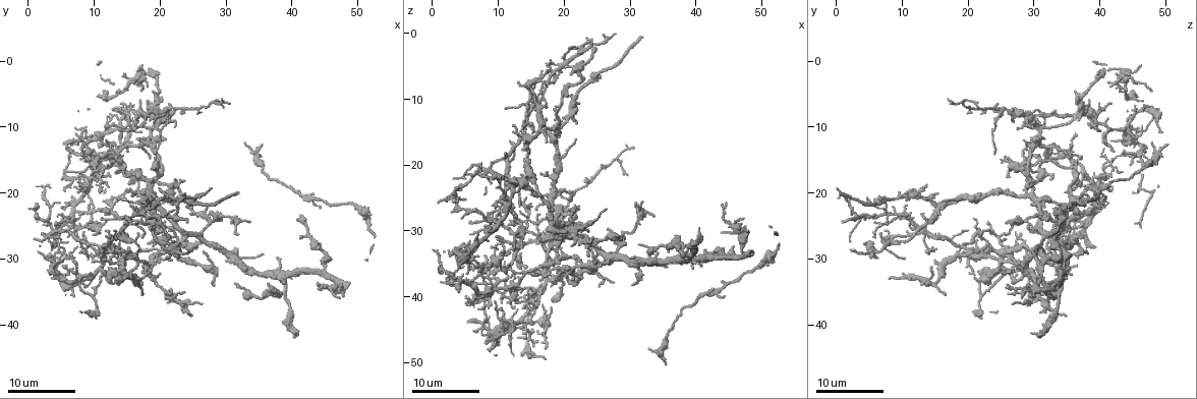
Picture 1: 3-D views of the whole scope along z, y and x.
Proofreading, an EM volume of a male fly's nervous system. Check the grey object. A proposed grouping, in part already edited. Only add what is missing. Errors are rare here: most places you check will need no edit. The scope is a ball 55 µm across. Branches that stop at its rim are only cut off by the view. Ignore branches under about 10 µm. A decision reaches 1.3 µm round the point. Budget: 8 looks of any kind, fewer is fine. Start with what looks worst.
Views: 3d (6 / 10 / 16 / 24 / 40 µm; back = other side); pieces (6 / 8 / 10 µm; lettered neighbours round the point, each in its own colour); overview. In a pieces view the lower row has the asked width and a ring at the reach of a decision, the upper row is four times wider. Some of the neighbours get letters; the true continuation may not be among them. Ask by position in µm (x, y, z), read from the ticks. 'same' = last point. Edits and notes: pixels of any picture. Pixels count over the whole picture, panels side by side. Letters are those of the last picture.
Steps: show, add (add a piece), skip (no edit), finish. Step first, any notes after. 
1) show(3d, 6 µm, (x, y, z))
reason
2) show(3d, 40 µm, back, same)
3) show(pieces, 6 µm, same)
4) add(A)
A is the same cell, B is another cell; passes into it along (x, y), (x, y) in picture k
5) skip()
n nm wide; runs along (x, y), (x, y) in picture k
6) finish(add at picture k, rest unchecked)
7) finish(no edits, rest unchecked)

show(3d, 24 µm, (15.0, 19.5, 28.5))
thin end

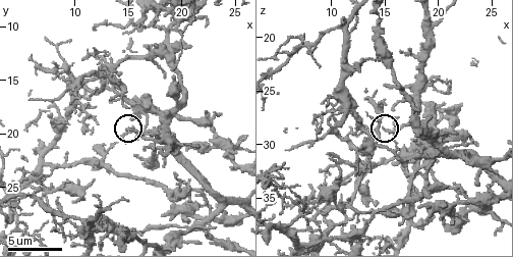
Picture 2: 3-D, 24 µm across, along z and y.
show(pieces, 6 µm, same)

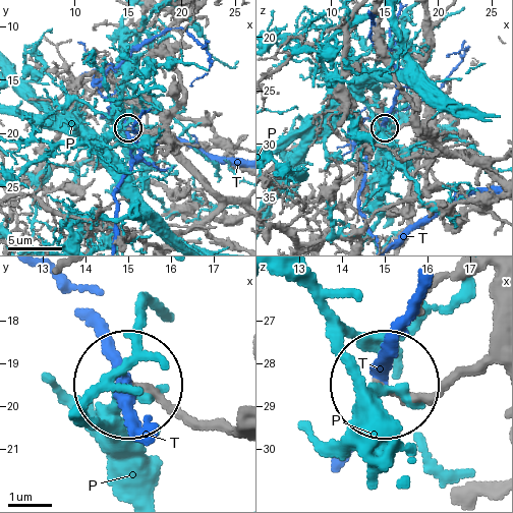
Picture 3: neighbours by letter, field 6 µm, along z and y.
skip()
130 nm wide; P and T are other cells; no lettered piece goes on from it

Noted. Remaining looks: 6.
show(3d, 16 µm, (13.0, 31.5, 26.5))
branch stops here

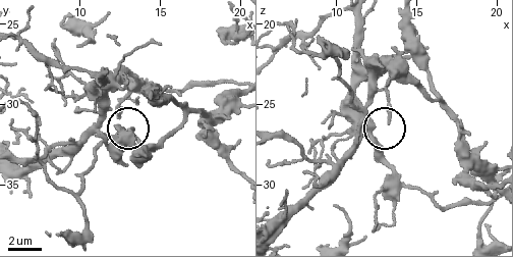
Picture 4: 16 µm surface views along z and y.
show(pieces, 8 µm, same)

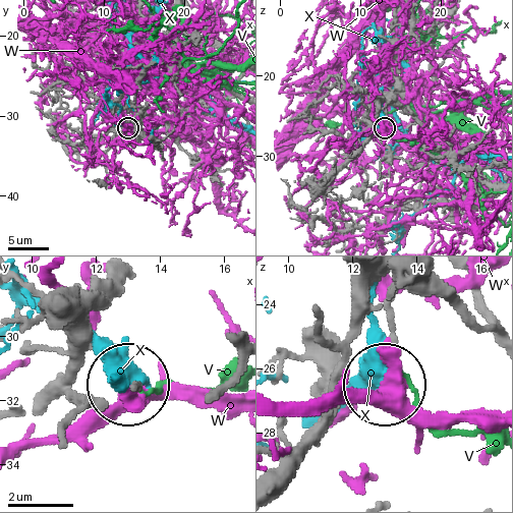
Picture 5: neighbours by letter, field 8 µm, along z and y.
skip()
190 nm wide; V, W and X are other cells; no lettered piece goes on from it

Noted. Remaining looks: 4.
show(3d, 6 µm, (16.6, 21.2, 21.4))
thin end

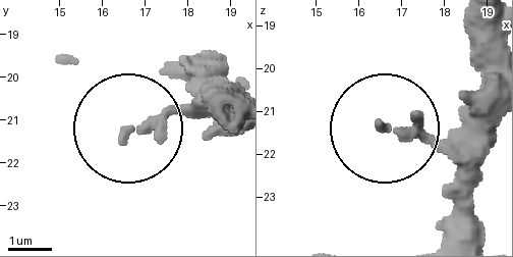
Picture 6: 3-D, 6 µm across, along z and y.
show(pieces, 6 µm, (16.60, 21.30, 21.35))

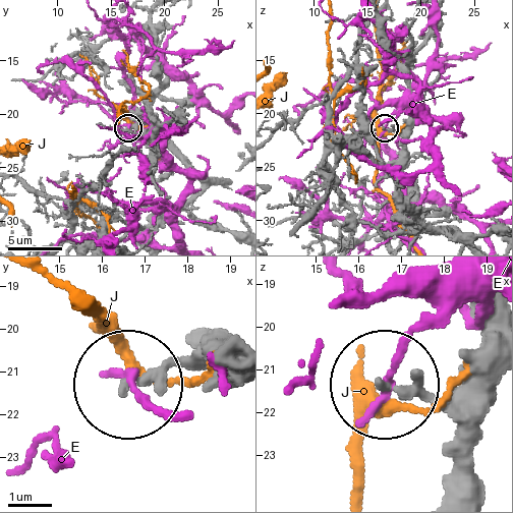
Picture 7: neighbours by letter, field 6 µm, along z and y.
skip()
E and J are other cells; none of them fits

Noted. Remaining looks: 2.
show(3d, 10 µm, (23.6, 18.0, 30.0))
branch stops here

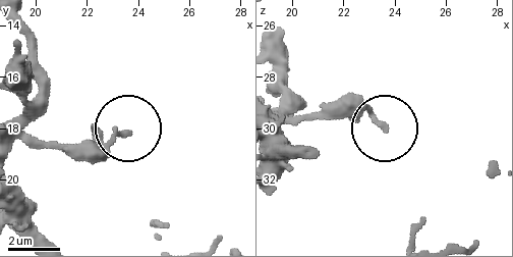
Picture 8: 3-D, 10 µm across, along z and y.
show(pieces, 8 µm, (23.6, 18.1, 29.9))

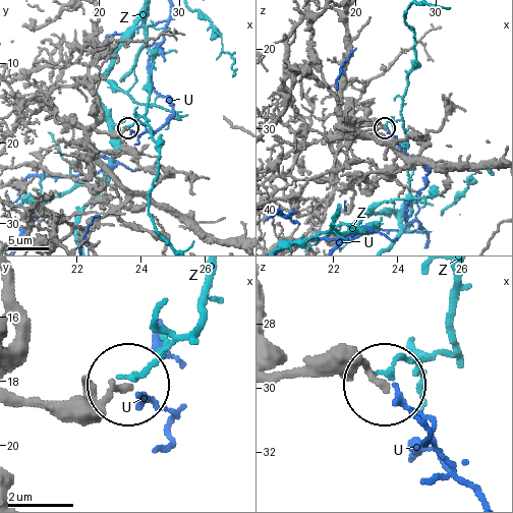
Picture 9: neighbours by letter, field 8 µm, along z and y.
skip()
210 nm wide; U and Z are other cells; runs along (23, 395), (90, 403), (127, 387) in picture 9; no lettered piece goes on from it

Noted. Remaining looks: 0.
finish(no edits, rest unchecked)

